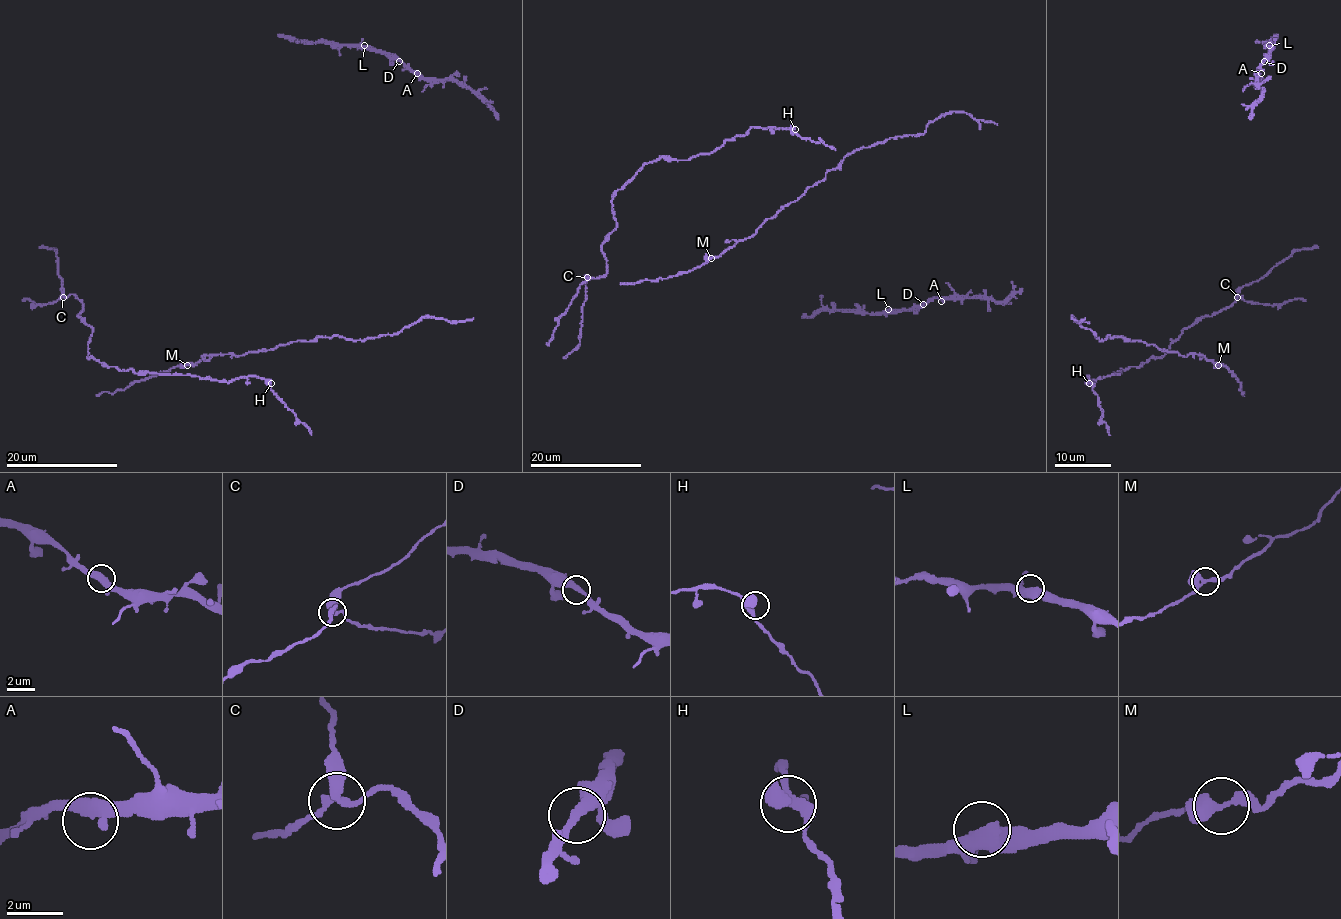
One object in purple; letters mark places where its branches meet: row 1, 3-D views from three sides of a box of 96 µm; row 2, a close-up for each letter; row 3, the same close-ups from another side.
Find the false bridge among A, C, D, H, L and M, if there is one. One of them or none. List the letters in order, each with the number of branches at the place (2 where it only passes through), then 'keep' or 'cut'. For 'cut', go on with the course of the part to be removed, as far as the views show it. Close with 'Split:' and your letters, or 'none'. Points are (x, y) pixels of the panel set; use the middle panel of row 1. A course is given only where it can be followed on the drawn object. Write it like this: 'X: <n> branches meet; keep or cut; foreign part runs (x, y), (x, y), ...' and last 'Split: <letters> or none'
A: 3 branches meet; keep
C: 3 branches meet; keep
D: 2 branches meet; keep
H: 2 branches meet; keep
L: 3 branches meet; keep
M: 3 branches meet; keep
Split: none

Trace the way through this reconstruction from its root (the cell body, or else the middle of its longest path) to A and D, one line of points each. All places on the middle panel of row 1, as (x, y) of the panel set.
A: (888, 312), (919, 309), (934, 298), (941, 301)
D: (888, 312), (916, 311), (923, 304)

